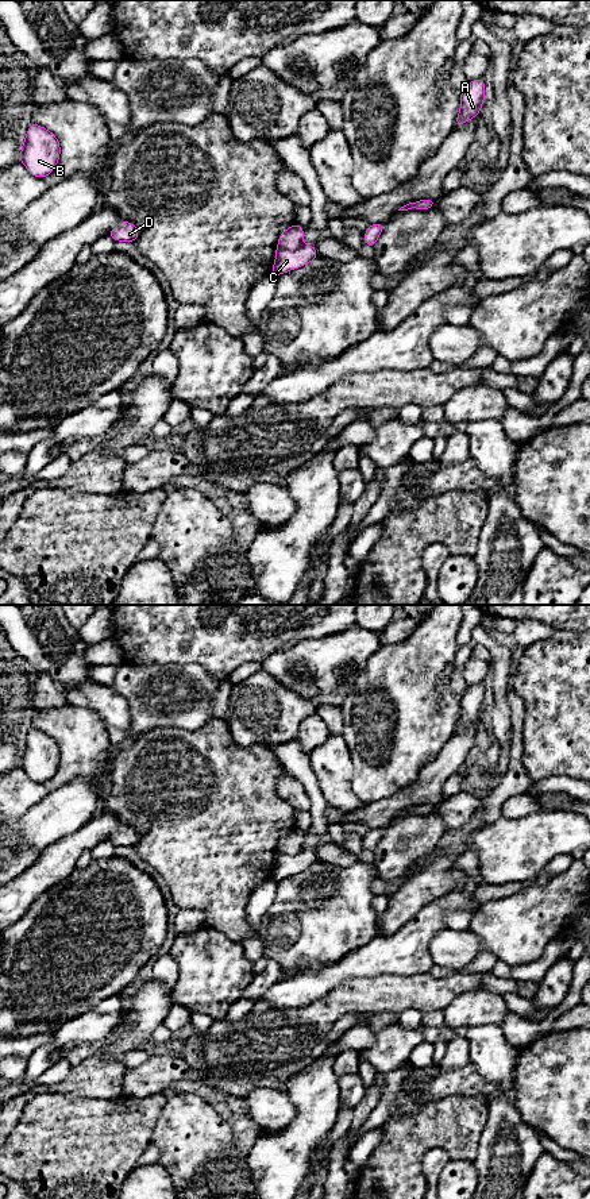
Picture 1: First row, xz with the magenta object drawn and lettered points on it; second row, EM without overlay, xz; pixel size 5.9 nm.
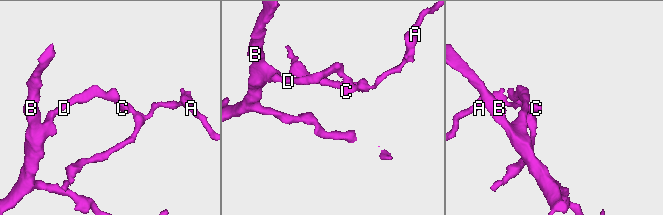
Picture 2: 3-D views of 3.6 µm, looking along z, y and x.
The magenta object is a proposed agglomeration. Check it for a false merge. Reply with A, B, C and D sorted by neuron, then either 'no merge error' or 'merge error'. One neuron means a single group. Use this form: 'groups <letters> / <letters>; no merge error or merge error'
groups A C / B D; merge error

